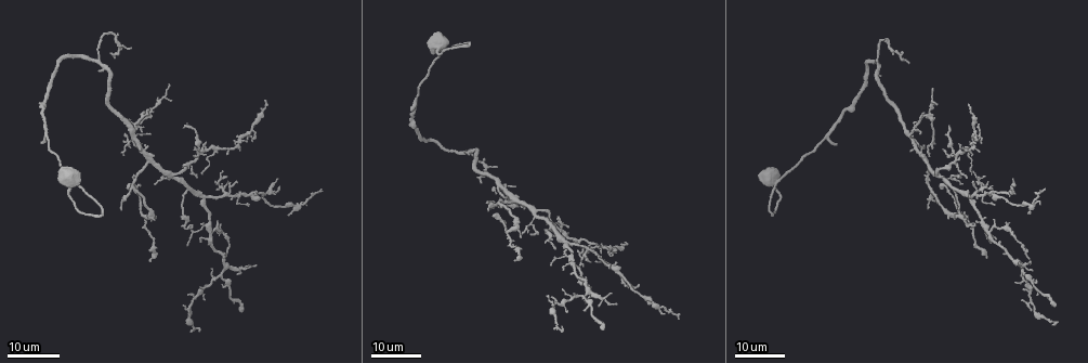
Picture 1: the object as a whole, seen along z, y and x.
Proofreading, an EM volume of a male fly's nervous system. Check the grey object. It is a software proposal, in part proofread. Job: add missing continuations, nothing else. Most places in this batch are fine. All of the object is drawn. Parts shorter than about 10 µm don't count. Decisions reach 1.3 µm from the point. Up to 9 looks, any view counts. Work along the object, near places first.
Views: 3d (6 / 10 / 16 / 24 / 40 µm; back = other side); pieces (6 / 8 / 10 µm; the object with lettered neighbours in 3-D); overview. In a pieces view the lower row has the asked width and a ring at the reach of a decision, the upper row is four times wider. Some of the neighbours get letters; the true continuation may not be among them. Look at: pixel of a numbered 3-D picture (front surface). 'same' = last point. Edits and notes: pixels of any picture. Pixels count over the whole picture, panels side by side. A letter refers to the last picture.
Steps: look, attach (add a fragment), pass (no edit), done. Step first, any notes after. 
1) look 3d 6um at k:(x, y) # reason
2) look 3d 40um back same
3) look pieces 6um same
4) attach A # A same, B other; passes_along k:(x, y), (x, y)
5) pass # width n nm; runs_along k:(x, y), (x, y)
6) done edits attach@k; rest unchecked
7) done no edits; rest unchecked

look 3d 24um at 1:(150, 258) # end of a long branch

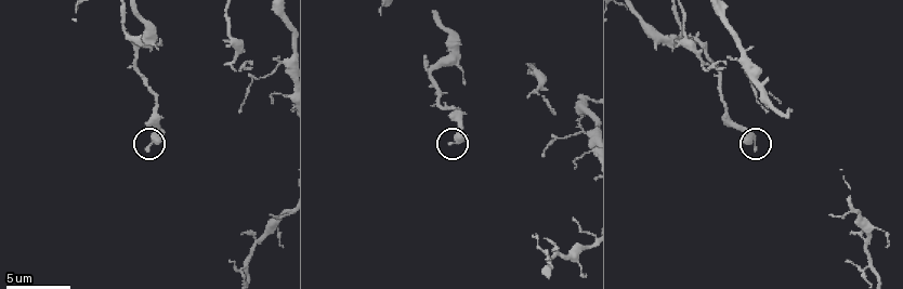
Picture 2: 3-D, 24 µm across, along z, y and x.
look pieces 10um at 2:(450, 144) # see the neighbours

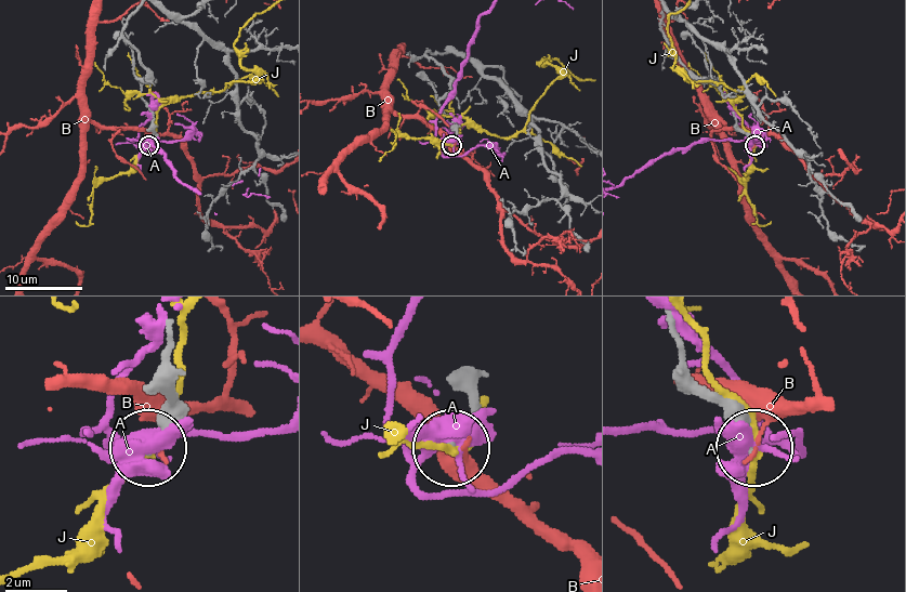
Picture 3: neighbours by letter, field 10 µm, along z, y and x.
pass # width 140 nm; A other, B other, J other; runs_along 3:(670, 317), (685, 364), (752, 447); none of them fits

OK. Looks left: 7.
look 3d 16um at 1:(602, 329) # an open end

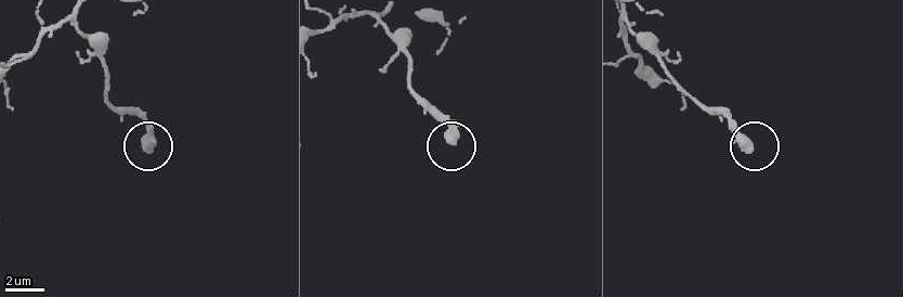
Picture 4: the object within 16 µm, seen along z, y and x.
look pieces 10um at 4:(150, 148)

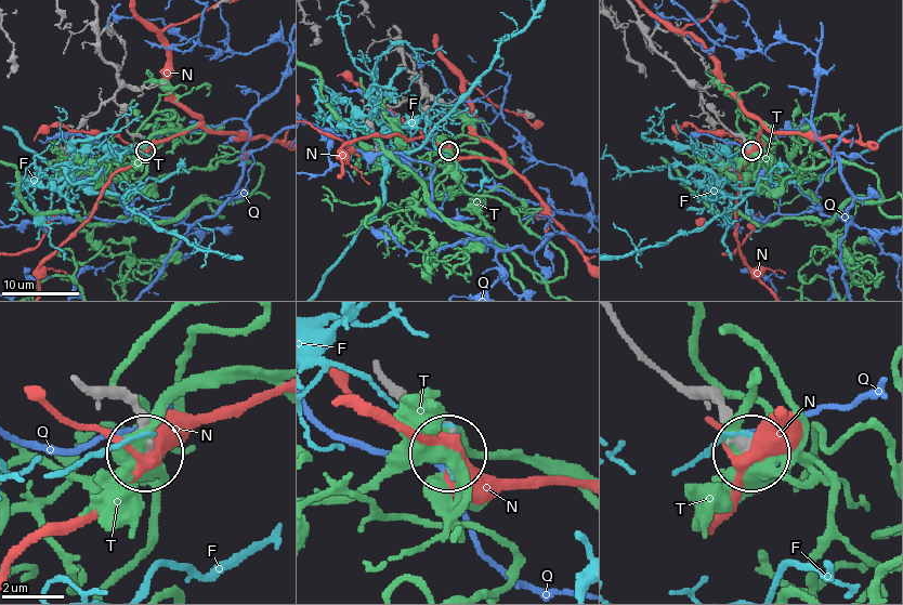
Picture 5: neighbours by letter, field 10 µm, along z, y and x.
pass # F other, N other, Q other, T other; runs_along 5:(96, 45), (116, 69), (116, 101), (143, 148); no lettered fragment goes on from it

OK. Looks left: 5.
look 3d 16um at 1:(563, 326) # branch stops here

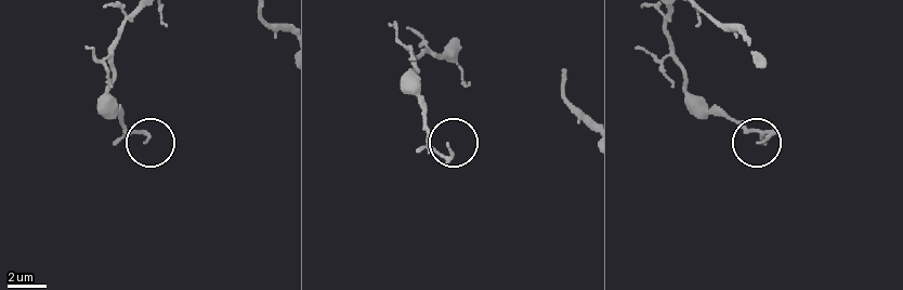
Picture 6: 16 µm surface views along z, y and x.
look pieces 10um at 6:(447, 143)

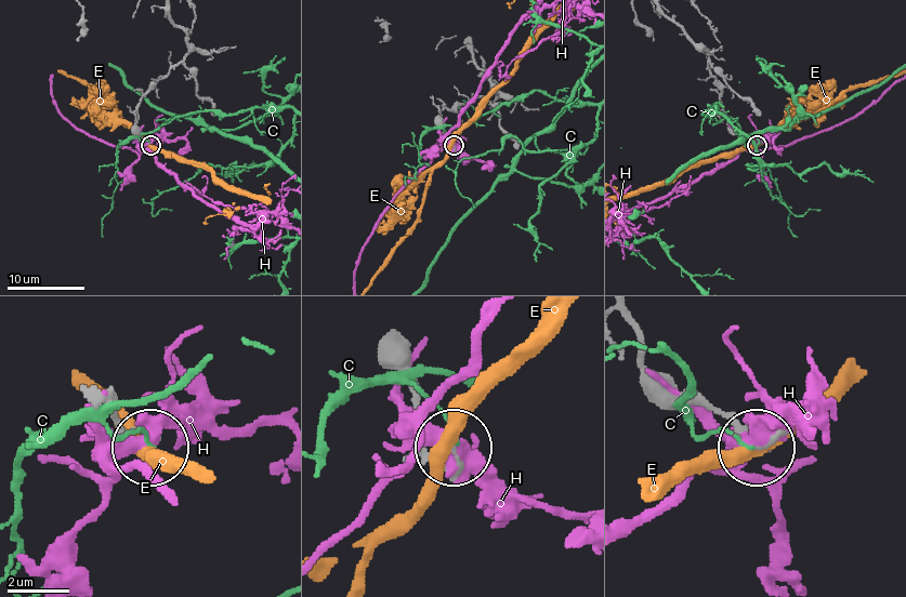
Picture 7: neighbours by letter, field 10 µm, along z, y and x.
pass # C other, E other, H other; runs_along 7:(109, 392), (112, 416), (150, 446); no lettered fragment goes on from it

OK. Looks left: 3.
look pieces 6um at 2:(724, 62) # tapers out

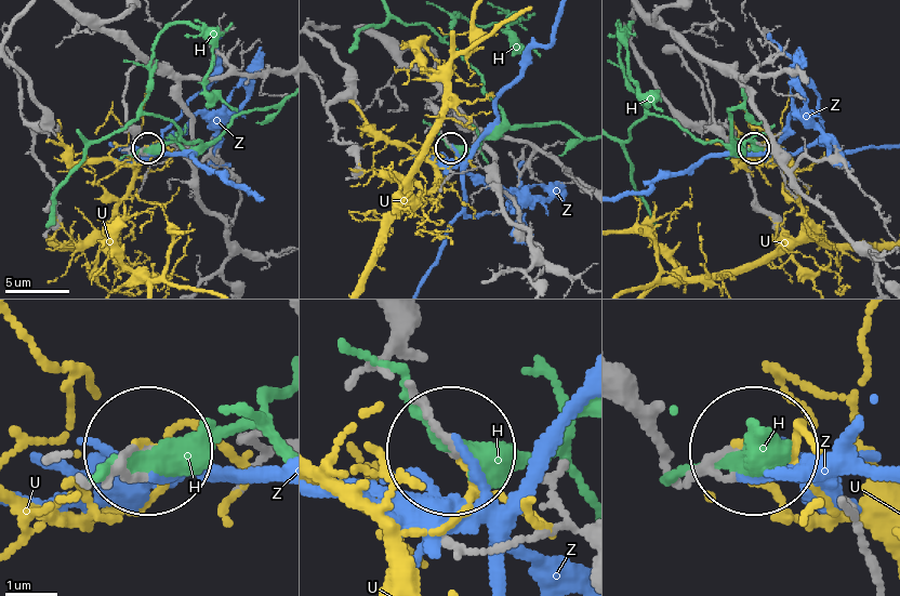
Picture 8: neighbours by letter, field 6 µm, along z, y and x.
pass # H other, U other, Z other; none of them fits

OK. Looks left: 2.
done no edits; rest unchecked

